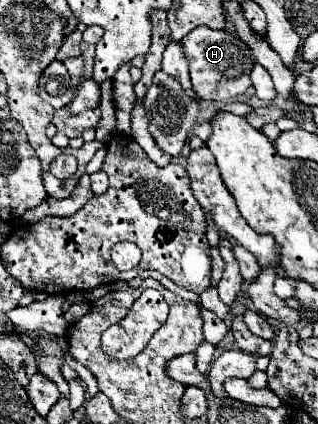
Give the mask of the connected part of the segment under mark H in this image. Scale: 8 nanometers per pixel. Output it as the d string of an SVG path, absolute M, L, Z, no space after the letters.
M197 27L191 33L187 33L179 43L183 45L183 55L187 57L187 63L189 63L193 91L197 93L199 99L207 99L207 101L221 99L223 101L229 97L237 97L251 87L249 73L253 67L253 55L241 39L231 37L227 31Z

